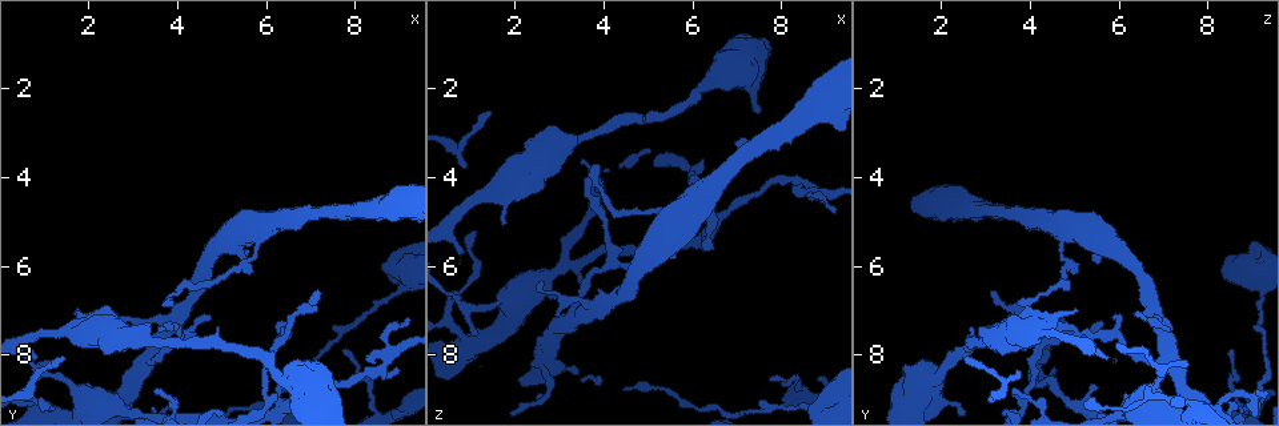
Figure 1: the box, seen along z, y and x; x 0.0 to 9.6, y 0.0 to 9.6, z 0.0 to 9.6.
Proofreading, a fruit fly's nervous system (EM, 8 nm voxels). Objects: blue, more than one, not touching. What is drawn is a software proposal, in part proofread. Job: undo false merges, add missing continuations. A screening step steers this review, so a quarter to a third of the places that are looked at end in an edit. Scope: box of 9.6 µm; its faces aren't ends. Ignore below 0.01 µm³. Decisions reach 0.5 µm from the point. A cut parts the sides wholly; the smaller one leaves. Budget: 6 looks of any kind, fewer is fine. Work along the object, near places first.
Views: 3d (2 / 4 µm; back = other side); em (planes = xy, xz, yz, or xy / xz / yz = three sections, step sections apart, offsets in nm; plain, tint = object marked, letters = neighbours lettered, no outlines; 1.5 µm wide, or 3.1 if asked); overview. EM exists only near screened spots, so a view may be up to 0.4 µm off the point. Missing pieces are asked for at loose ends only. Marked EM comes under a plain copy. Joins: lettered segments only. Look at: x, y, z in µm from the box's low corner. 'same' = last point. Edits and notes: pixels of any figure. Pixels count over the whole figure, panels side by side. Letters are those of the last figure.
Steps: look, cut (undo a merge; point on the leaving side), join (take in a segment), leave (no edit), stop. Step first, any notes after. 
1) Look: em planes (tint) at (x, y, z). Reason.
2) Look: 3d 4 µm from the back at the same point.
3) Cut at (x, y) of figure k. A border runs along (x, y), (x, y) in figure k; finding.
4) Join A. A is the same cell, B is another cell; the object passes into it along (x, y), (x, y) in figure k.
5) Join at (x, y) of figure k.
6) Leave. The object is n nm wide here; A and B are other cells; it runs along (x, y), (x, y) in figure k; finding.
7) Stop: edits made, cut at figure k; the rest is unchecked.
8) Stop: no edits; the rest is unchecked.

Look: 3d 2 µm at (3.55, 8.80, 3.70). Long arm stops here.

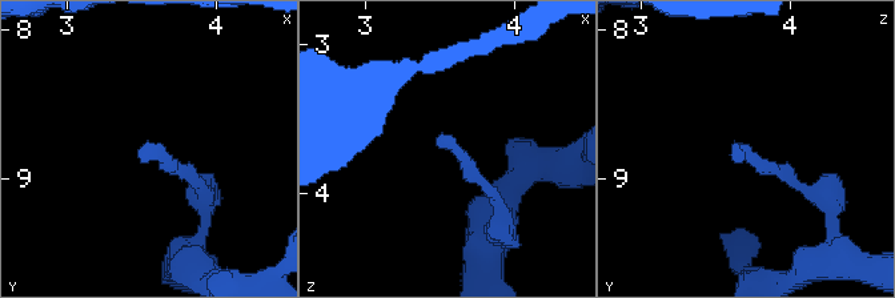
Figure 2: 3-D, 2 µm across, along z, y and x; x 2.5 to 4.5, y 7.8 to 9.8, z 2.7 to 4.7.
Look: em xy step 8 (tint) at (3.54, 8.74, 3.62).

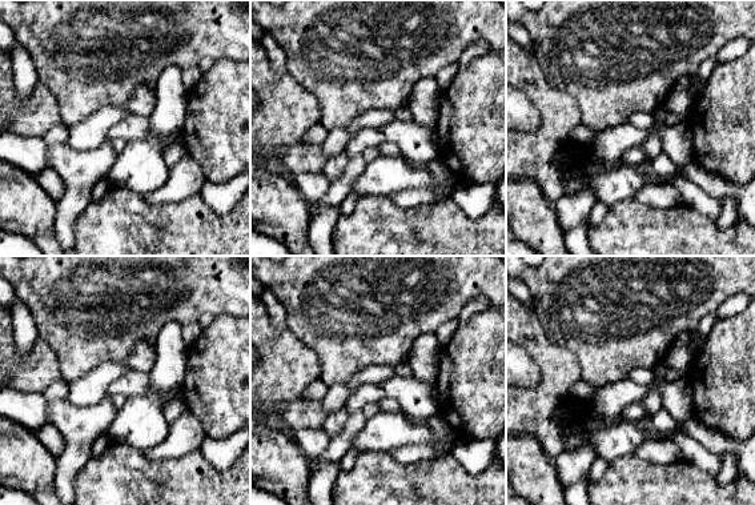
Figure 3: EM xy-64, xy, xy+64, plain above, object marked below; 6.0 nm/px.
Look: em planes (letters) at the same point. Another direction.

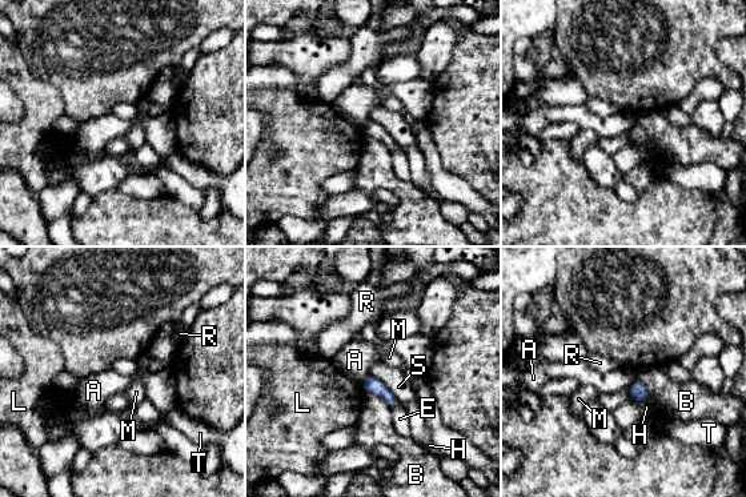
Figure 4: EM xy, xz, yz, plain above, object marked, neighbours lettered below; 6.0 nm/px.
Leave. A, B, E, H, L, M, R, S and T are other cells; a border runs along (637, 379), (629, 388) in figure 4; none of them fits.

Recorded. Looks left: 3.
Look: em xy step 4 (tint) at (1.80, 6.95, 5.10). An open end.

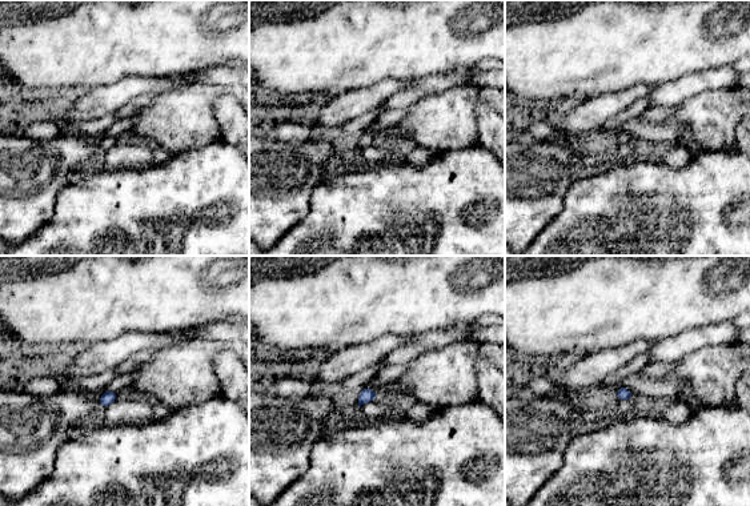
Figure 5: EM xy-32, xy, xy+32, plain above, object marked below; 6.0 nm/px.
Look: em yz step 8 (tint) at the same point. Cut it another way.

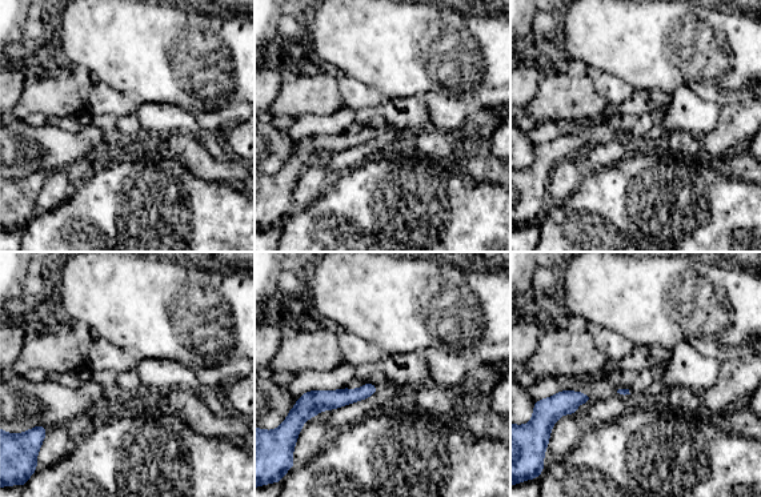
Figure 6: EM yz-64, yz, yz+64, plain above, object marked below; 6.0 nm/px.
Look: em yz step 8 (letters) at the same point. What lies round it.

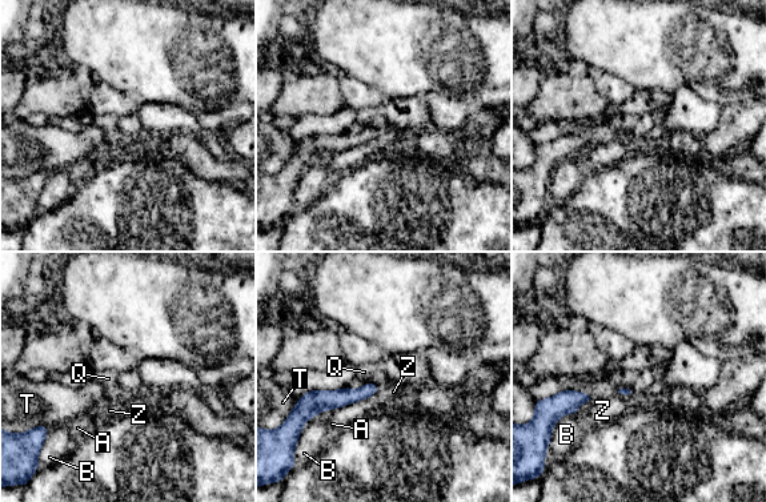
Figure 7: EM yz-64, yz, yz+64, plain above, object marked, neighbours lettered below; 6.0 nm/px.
Leave. A, B, Q, T and Z are other cells; a border runs along (379, 390), (365, 398), (329, 410) in figure 7; none of them fits.

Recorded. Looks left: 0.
Stop: no edits; the rest is unchecked.

